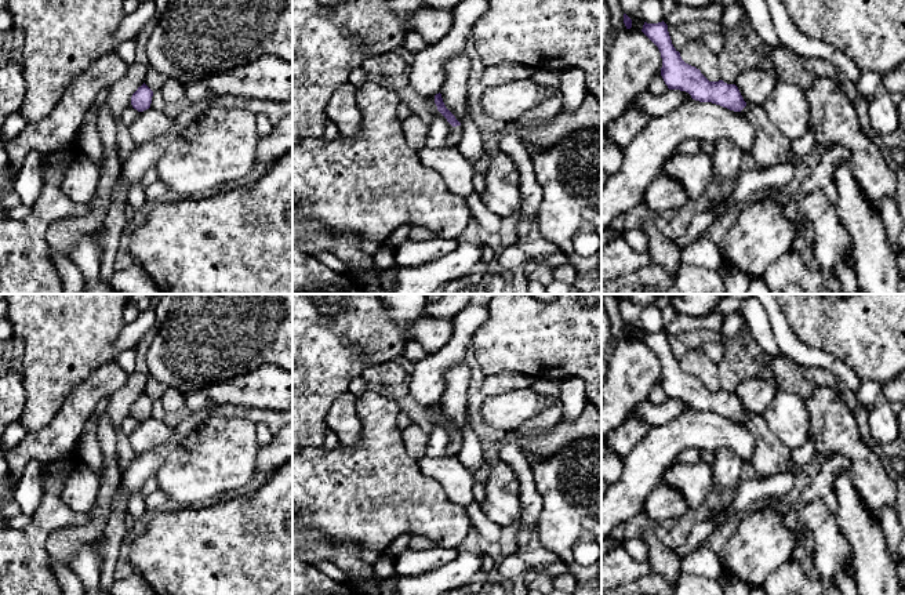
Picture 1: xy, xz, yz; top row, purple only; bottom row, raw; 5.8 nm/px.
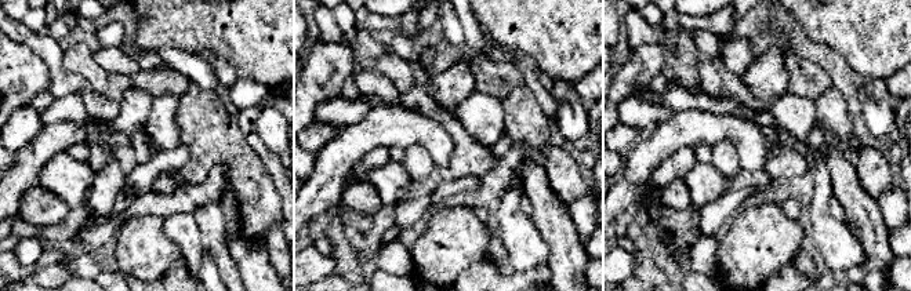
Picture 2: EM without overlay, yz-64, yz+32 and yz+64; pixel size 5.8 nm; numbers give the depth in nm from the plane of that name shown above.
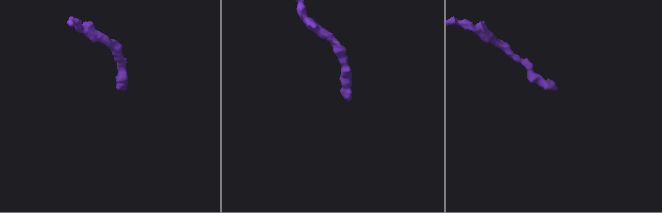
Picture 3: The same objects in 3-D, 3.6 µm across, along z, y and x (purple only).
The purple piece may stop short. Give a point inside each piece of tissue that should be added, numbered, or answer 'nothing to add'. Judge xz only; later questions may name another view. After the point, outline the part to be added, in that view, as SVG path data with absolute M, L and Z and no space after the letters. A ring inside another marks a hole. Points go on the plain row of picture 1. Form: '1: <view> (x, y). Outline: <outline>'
1: xz (455, 442). Outline: M450 433L450 442L447 446L446 457L458 457L461 446L462 446L462 436L461 435L452 436Z

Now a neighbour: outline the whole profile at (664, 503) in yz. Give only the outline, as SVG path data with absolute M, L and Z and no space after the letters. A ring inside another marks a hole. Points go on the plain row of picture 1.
M662 482L650 491L643 511L653 522L664 522L668 519L677 520L686 514L687 508L683 494Z

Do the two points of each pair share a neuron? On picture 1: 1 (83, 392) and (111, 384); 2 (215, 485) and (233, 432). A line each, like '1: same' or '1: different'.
1: same
2: same

